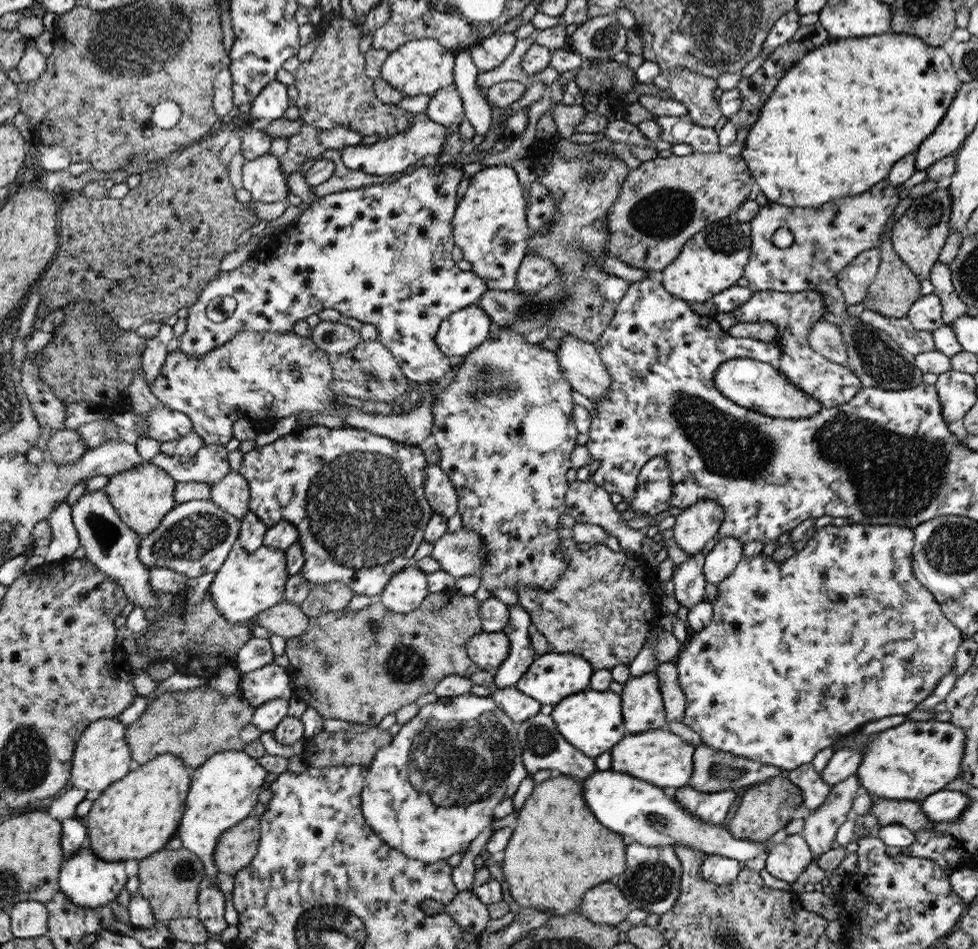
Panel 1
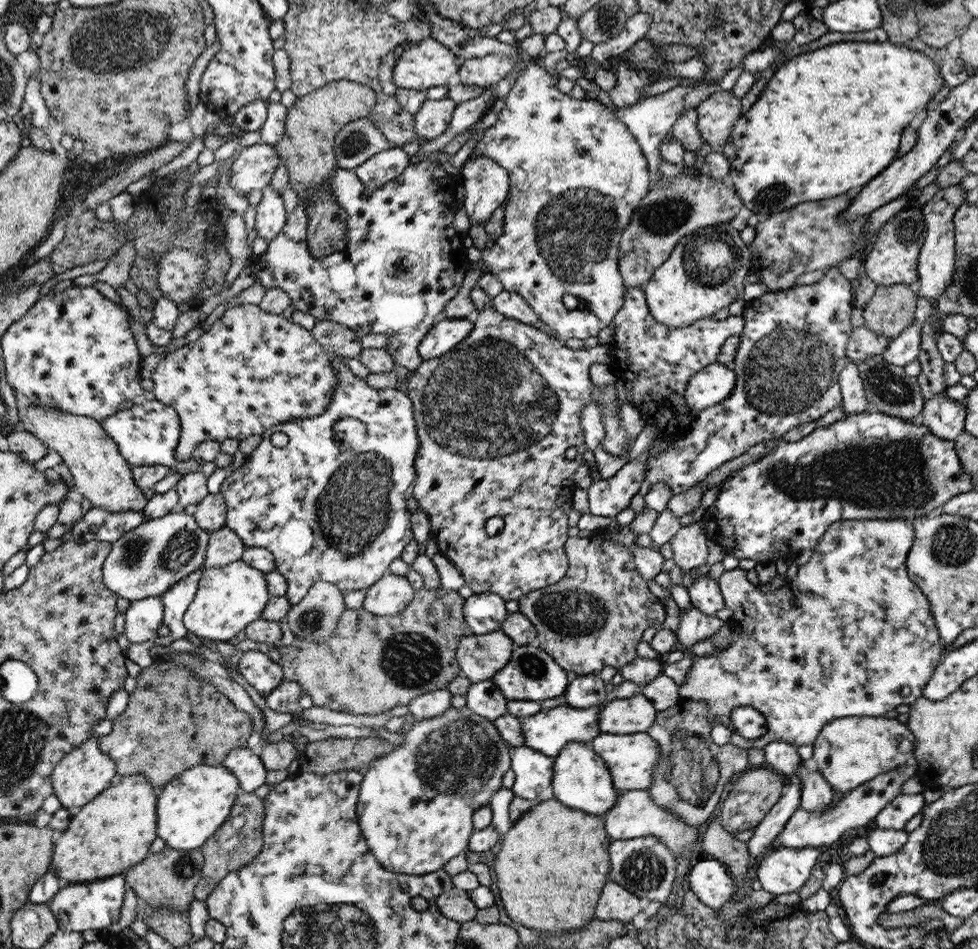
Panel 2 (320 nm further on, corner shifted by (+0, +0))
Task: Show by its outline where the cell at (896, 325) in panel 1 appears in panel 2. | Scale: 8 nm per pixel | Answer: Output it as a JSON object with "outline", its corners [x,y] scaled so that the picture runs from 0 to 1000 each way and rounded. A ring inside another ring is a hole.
{"outline":[[[885,344],[871,346],[866,362],[866,377],[877,384],[880,379],[885,379],[895,373],[902,373],[909,360],[908,355],[898,353]]]}

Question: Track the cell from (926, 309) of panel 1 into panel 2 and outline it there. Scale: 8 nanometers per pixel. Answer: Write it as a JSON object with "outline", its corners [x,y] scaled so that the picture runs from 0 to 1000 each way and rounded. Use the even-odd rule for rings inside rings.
{"outline":[[[930,342],[918,355],[910,358],[901,373],[904,381],[922,387],[935,381],[941,373],[942,357],[943,344]]]}

